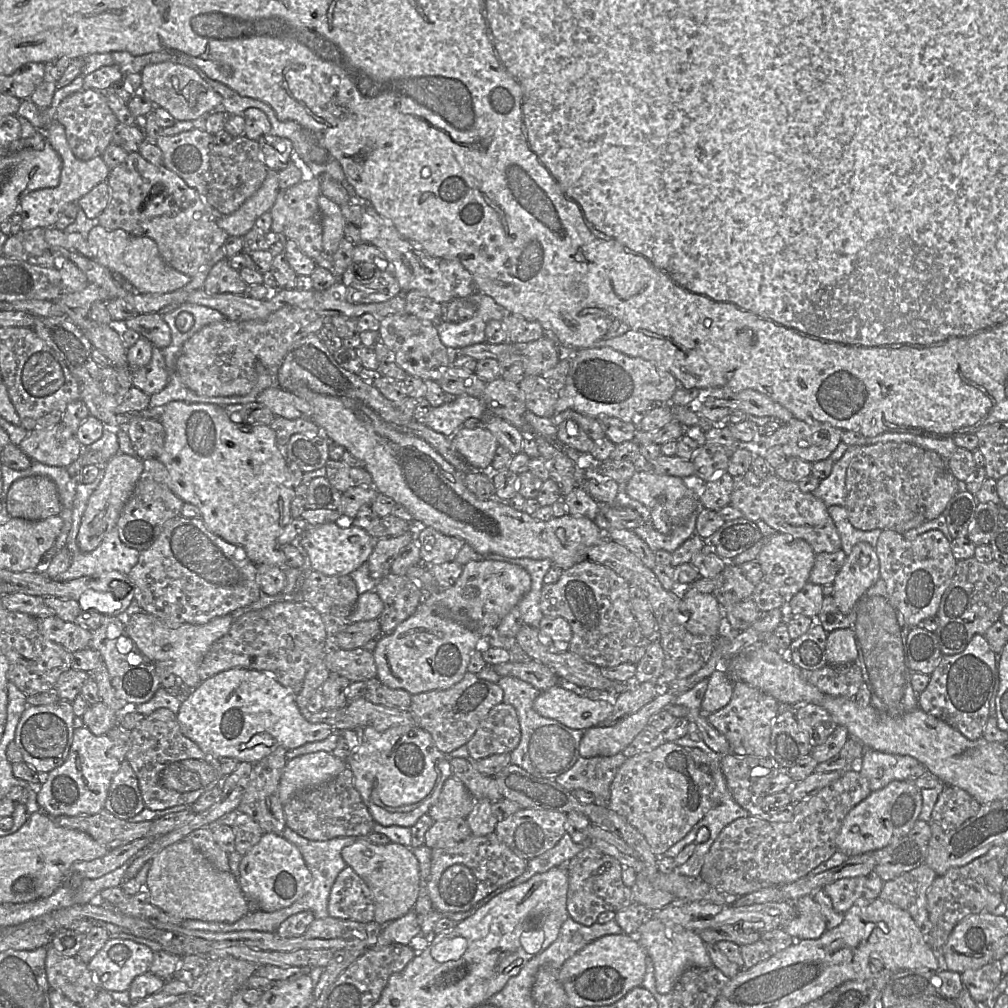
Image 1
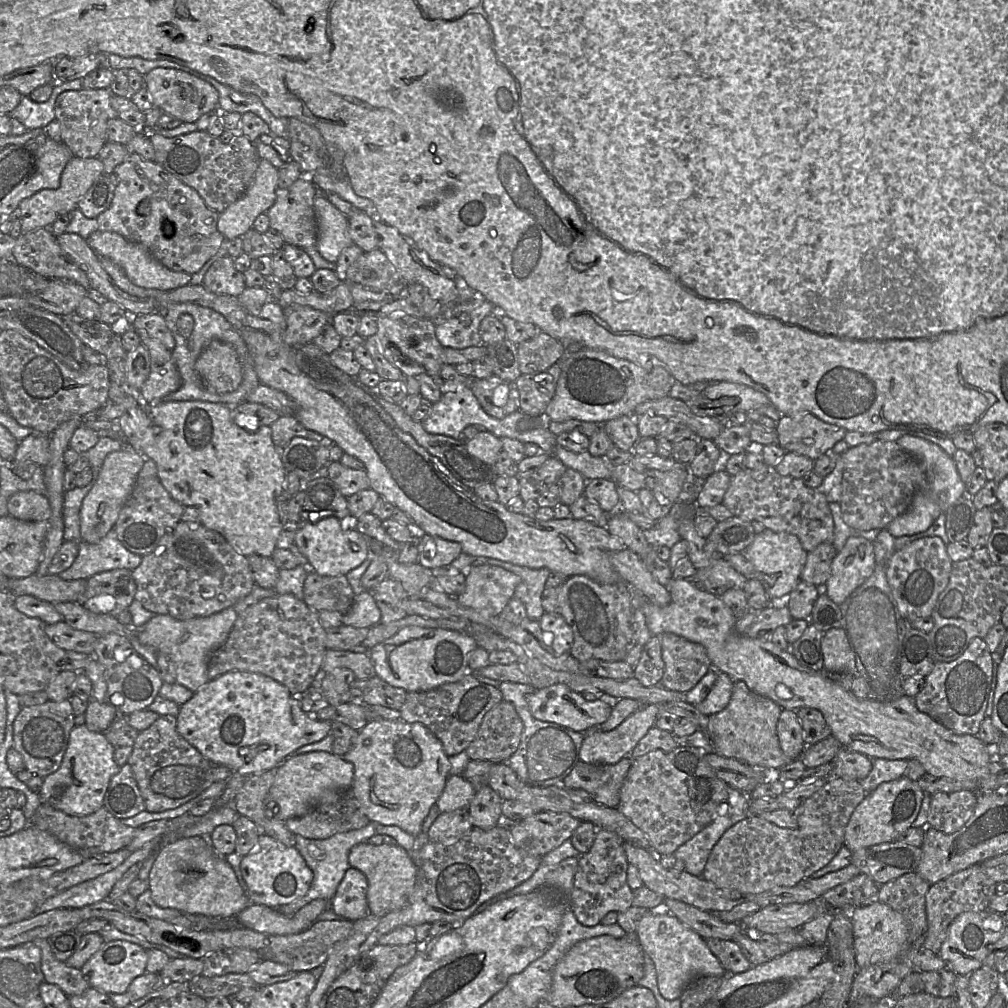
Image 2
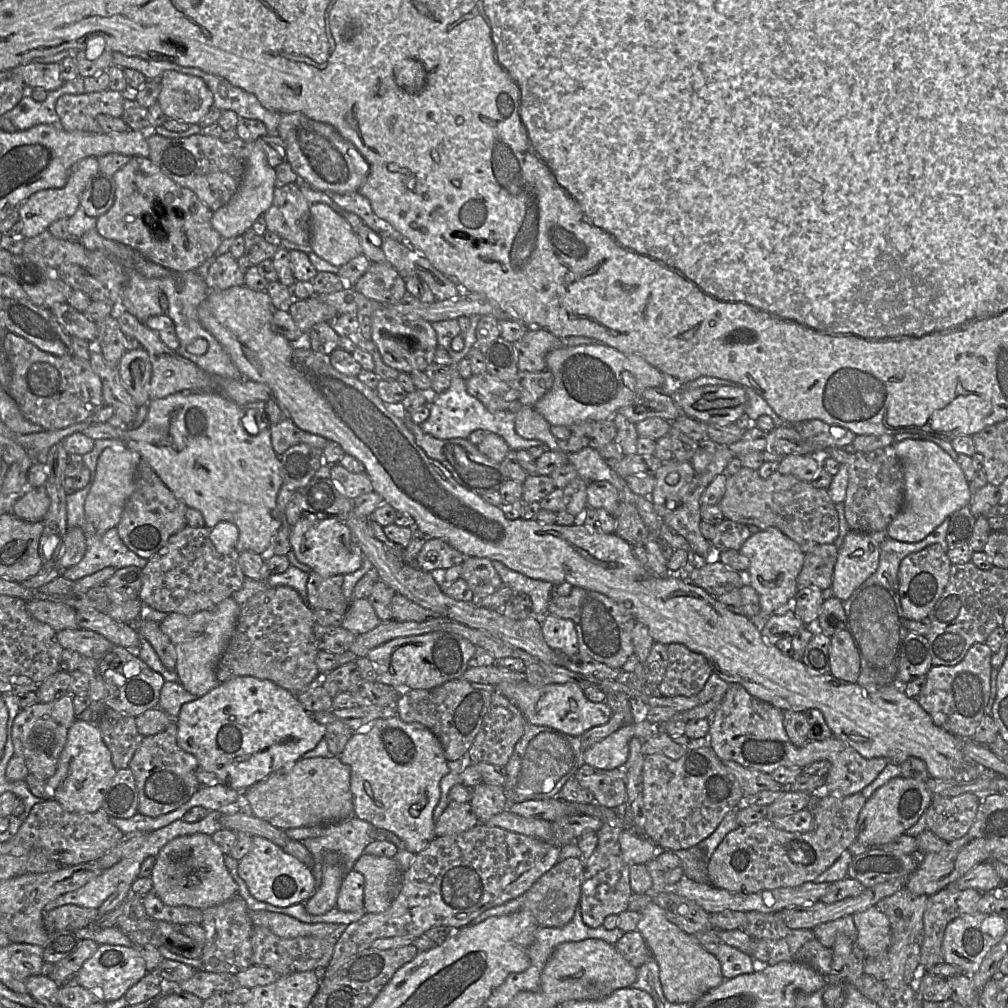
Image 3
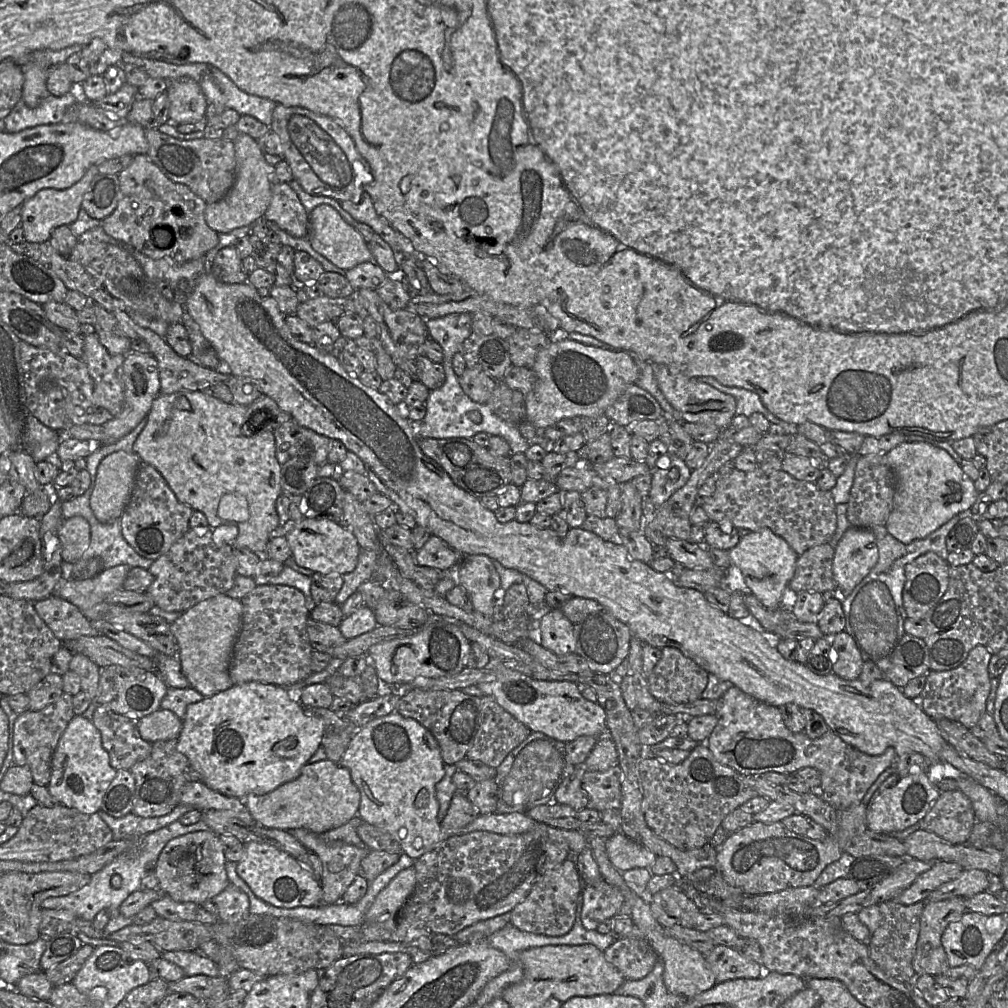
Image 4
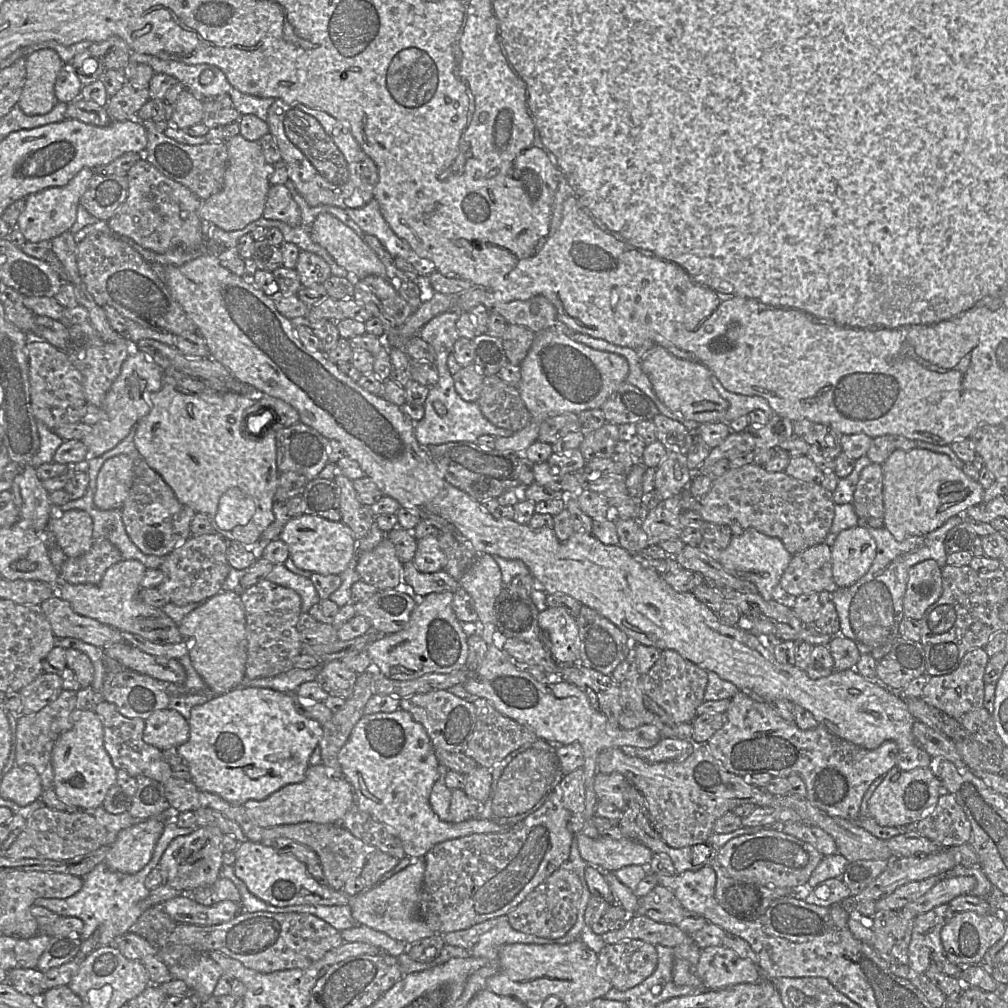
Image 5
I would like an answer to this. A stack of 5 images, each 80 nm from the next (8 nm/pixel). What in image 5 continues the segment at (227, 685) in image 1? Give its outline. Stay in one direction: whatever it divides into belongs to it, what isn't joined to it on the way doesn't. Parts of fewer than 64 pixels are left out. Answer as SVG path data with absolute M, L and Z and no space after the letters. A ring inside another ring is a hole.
M238 686L194 706L188 722L189 740L177 750L190 769L191 781L200 790L217 794L234 805L243 805L248 800L264 800L288 784L304 781L309 759L324 734L317 720L300 713L290 693L249 686Z

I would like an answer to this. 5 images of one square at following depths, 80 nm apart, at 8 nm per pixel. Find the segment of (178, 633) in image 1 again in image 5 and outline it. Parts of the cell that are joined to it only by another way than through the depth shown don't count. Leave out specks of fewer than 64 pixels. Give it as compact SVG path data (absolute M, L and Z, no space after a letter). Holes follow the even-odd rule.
M220 591L201 603L178 624L189 644L191 664L213 694L221 695L243 685L247 661L247 629L241 594Z

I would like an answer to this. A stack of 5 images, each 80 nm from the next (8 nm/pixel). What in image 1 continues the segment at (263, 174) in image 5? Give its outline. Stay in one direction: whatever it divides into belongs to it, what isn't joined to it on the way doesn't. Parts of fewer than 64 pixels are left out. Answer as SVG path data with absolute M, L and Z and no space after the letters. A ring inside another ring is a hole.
M268 170L260 188L235 212L222 215L218 221L218 226L229 236L244 237L254 228L256 219L263 213L270 211L276 201L278 192L278 172Z

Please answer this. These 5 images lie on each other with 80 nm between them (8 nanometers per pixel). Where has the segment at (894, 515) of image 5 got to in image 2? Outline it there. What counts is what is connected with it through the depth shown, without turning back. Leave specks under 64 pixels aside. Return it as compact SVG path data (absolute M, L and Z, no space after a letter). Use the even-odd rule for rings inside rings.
M904 436L896 440L902 449L919 460L926 469L927 481L914 495L910 507L892 520L886 529L895 538L914 535L927 530L942 513L955 503L966 491L956 464L951 456L938 445L921 438Z

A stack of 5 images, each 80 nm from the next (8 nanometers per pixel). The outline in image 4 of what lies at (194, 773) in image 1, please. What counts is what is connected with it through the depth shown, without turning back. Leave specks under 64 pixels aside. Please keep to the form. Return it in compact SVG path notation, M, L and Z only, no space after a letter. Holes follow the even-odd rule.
M177 739L154 742L150 756L134 764L130 769L136 782L132 813L143 818L150 818L172 812L180 804L183 787L188 782L185 769L189 765L188 758L177 749Z

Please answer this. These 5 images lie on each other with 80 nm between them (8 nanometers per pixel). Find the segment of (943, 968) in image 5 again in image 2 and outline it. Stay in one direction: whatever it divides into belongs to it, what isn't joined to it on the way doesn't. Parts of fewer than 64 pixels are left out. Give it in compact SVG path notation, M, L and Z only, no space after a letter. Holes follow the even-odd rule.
M974 864L930 885L926 893L927 932L922 949L938 955L951 922L965 912L988 910L991 899L996 895L996 885L981 864Z

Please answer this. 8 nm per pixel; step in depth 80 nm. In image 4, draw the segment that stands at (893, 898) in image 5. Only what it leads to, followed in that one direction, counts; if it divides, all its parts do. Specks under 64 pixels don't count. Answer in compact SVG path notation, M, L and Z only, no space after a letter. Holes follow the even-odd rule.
M937 861L895 899L904 905L925 901L931 892L959 877L963 871L968 870L955 862Z

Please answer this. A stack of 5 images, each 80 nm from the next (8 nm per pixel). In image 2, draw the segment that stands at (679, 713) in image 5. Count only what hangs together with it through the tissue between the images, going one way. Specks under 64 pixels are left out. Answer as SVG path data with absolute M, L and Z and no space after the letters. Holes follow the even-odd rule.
M673 633L660 636L665 671L660 686L675 692L692 690L712 668L706 649Z

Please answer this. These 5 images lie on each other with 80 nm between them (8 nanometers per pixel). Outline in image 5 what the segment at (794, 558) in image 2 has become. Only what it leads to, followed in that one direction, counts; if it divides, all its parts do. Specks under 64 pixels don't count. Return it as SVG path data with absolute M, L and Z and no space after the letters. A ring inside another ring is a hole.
M746 529L740 535L733 535L728 547L721 551L718 562L734 577L755 584L762 598L770 601L773 589L779 585L791 558L792 555L779 538L767 536L755 529Z

